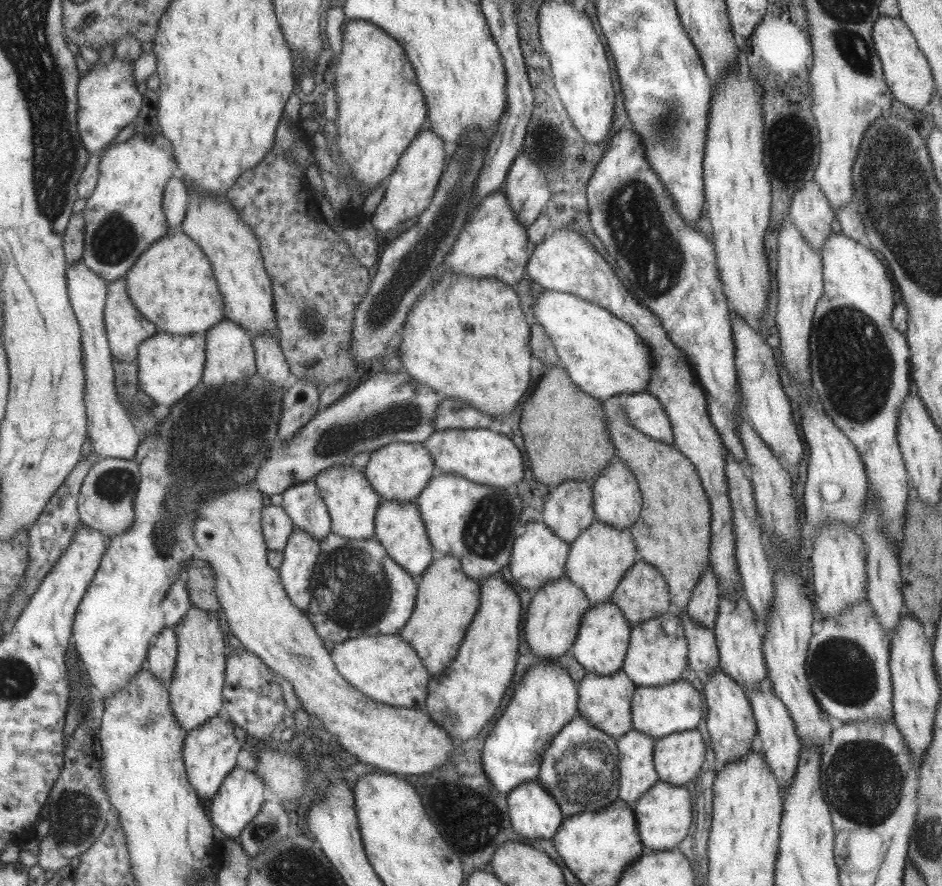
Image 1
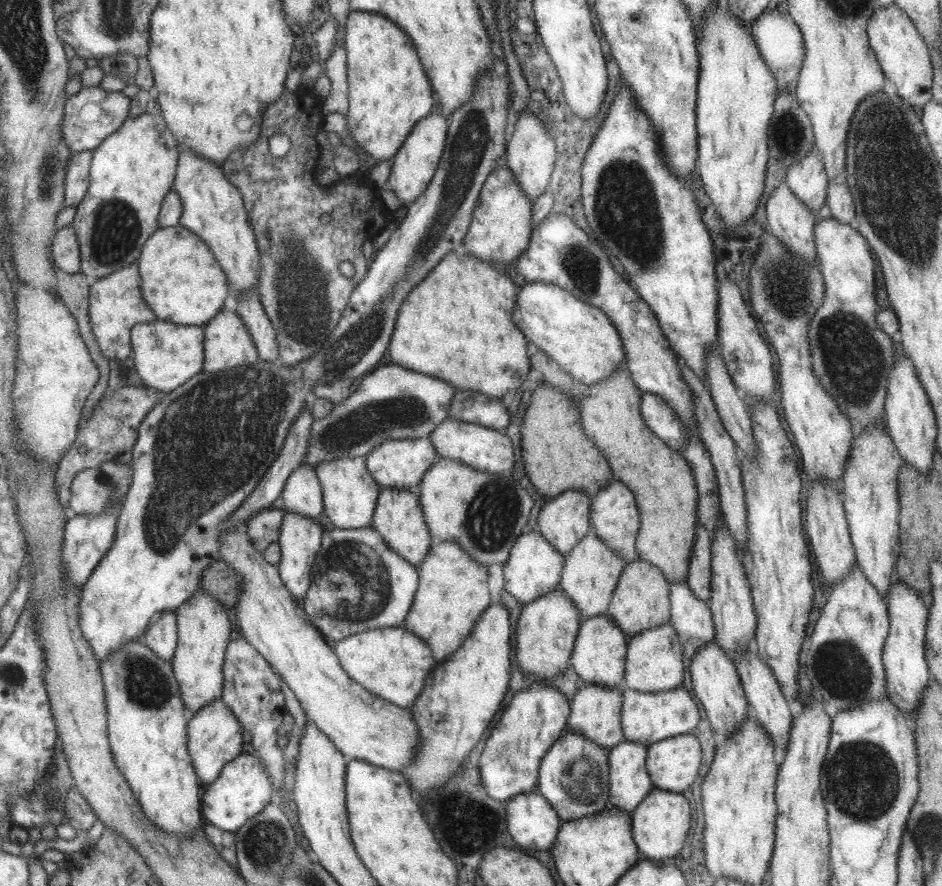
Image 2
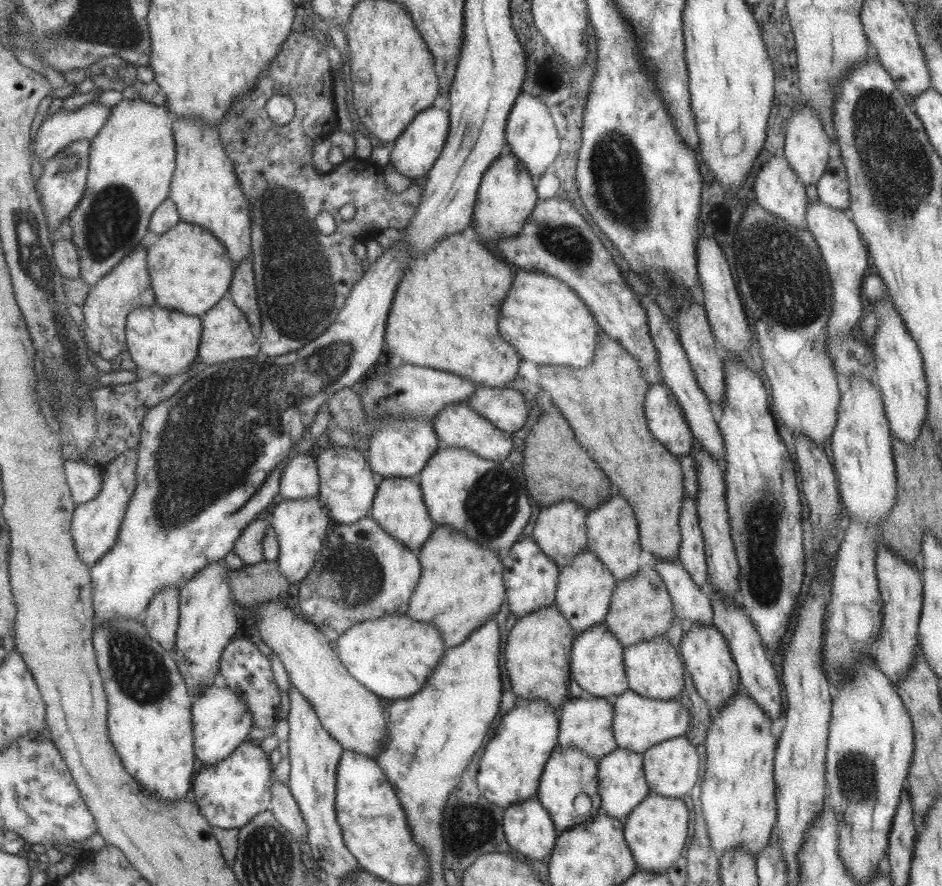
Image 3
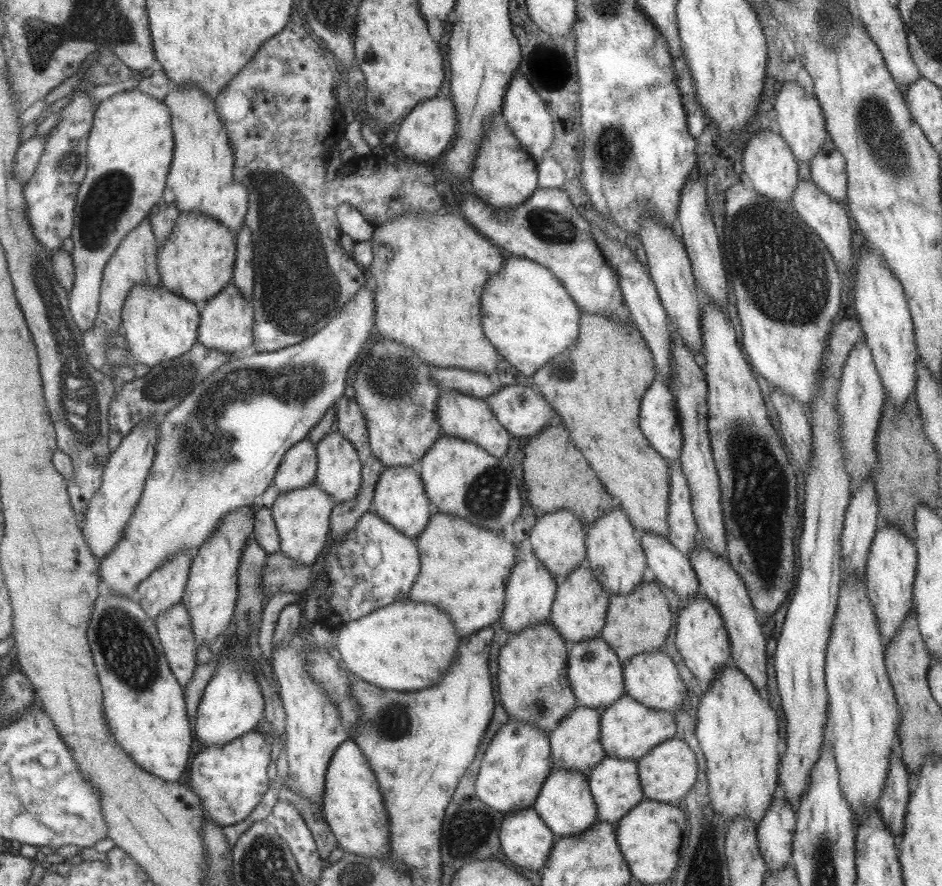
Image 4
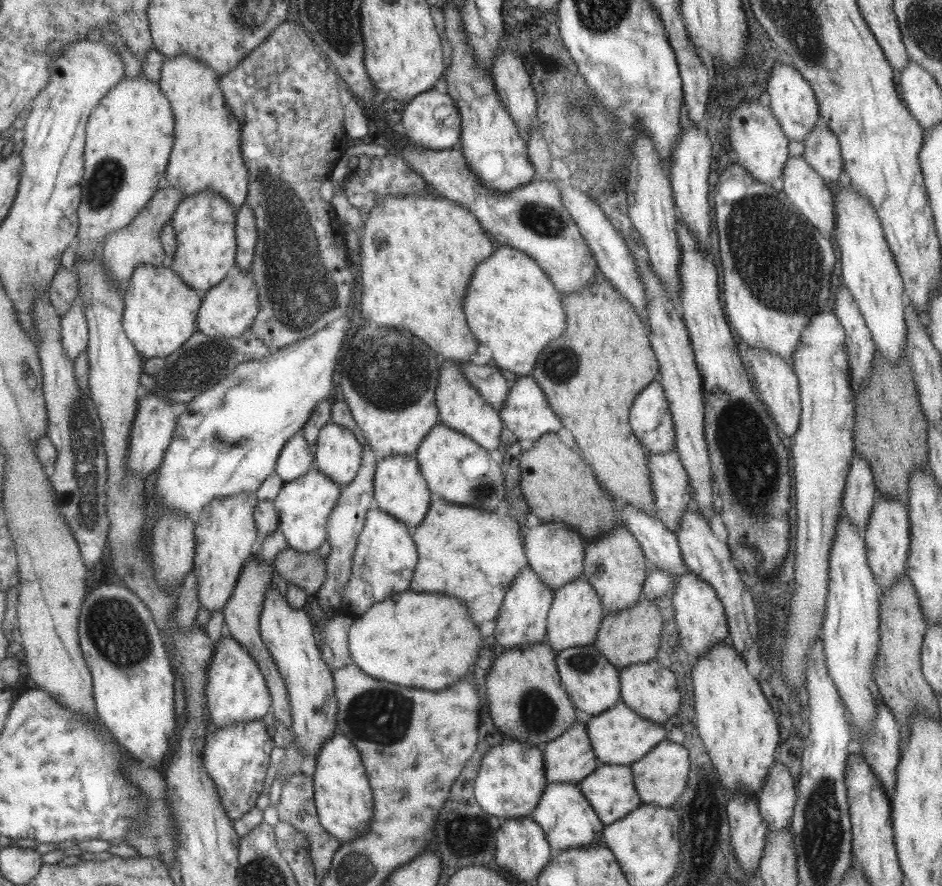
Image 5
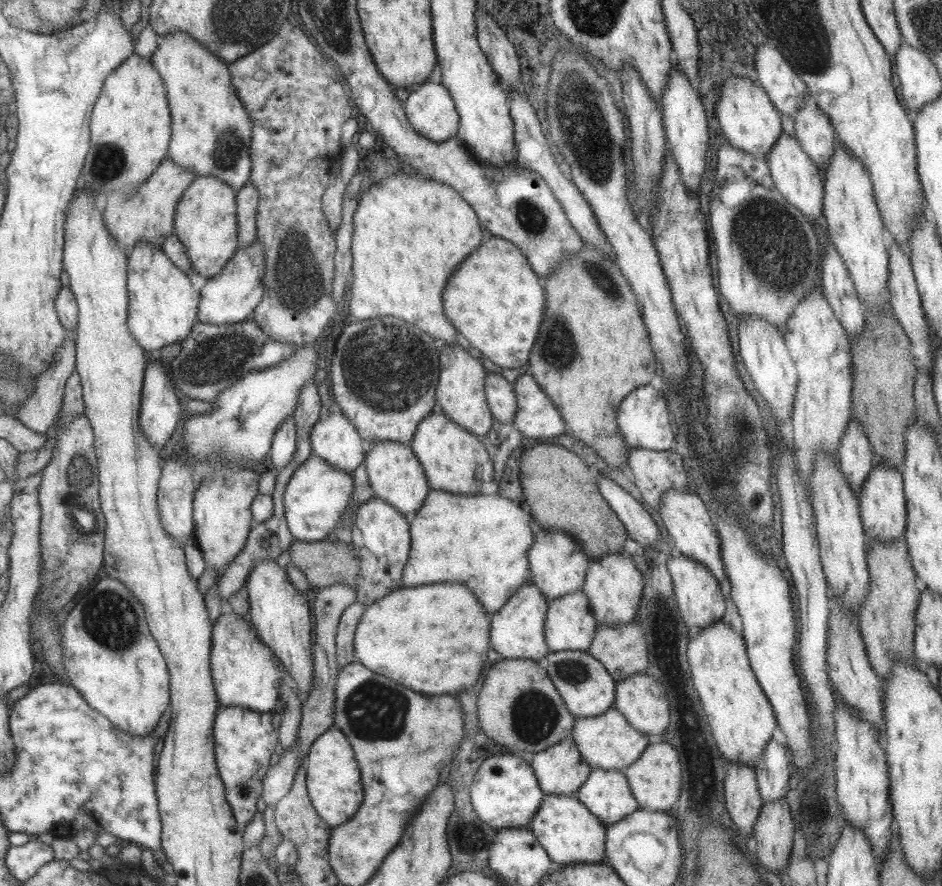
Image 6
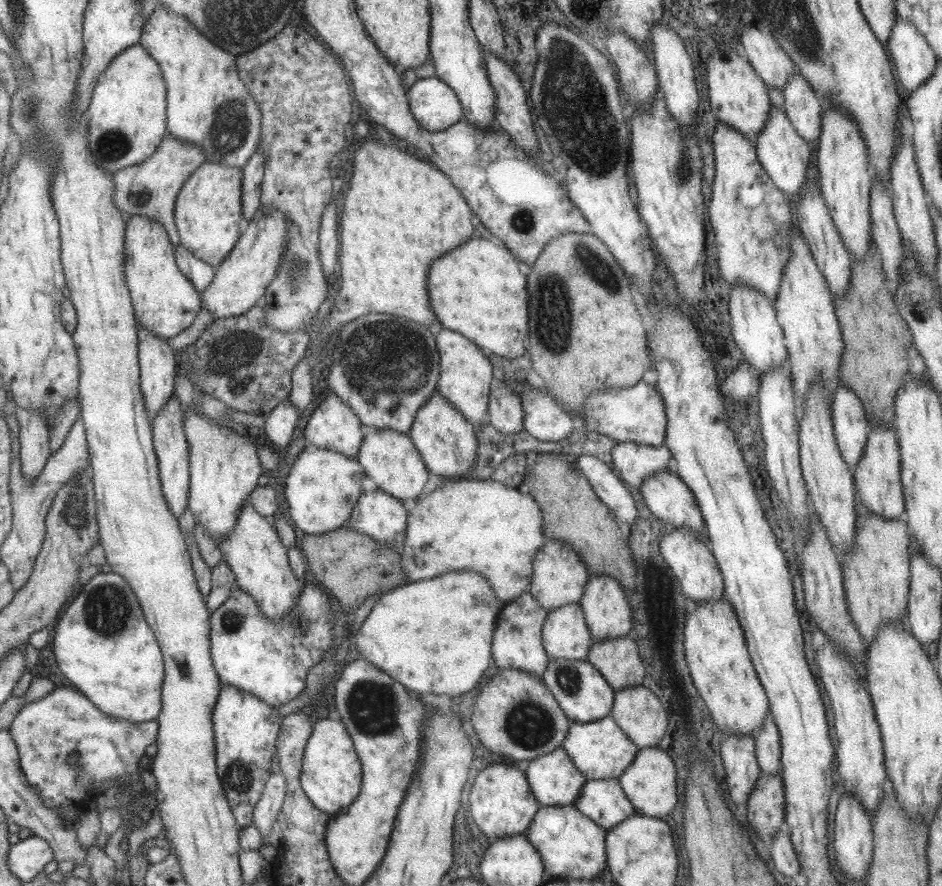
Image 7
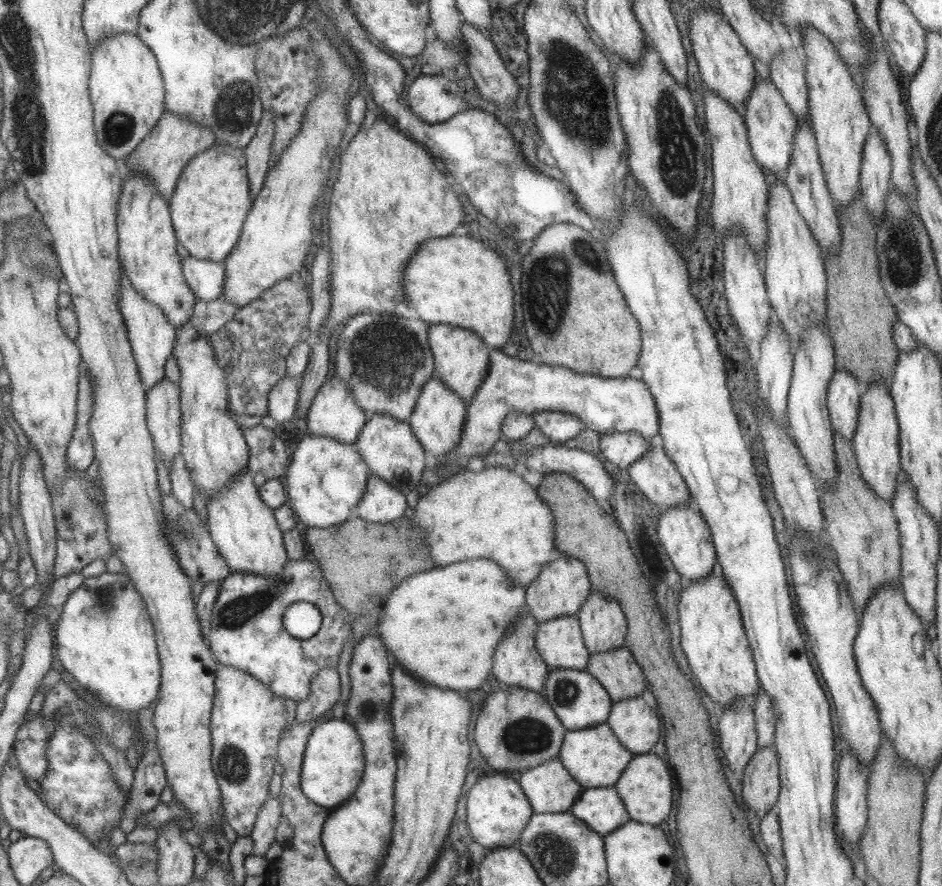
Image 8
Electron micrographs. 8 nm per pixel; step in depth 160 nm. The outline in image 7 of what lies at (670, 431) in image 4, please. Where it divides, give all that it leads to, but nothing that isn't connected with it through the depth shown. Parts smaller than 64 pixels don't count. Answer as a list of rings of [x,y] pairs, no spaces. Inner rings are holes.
[[[637,382],[629,388],[609,388],[585,398],[582,404],[584,428],[588,432],[612,438],[615,442],[631,441],[635,444],[661,446],[666,432],[666,414],[659,392],[645,382]]]

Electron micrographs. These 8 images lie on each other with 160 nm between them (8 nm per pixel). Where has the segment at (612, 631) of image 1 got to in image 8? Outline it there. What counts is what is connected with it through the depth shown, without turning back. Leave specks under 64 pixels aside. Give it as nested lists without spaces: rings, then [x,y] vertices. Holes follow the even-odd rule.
[[[548,669],[543,695],[566,731],[591,728],[606,722],[612,705],[607,691],[586,670]]]

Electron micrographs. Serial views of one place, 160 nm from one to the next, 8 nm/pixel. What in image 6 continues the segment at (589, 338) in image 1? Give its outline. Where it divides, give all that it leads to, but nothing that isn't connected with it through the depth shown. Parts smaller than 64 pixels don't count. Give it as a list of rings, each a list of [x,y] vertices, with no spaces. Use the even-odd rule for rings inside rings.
[[[487,235],[449,275],[441,293],[441,306],[447,320],[481,356],[498,367],[515,369],[527,365],[537,328],[543,316],[544,290],[541,277],[533,272],[521,251],[502,238]]]

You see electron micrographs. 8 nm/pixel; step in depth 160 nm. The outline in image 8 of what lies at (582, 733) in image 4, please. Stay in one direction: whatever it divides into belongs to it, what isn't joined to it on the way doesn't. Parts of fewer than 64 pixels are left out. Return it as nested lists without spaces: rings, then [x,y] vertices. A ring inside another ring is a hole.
[[[558,756],[525,769],[519,774],[518,783],[535,814],[569,811],[583,791],[563,768]]]

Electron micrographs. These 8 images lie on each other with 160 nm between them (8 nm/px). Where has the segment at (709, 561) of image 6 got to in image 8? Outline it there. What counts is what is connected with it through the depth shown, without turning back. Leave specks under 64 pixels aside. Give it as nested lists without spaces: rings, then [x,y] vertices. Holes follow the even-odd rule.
[[[650,444],[648,451],[626,471],[646,500],[662,510],[681,504],[693,505],[683,477],[662,446]]]

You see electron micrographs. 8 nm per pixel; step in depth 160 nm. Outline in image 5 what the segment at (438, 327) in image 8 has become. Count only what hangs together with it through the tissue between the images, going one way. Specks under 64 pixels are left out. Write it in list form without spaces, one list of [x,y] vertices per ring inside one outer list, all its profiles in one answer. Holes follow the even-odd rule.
[[[444,360],[440,368],[438,384],[434,392],[439,422],[461,435],[468,436],[474,443],[487,451],[496,449],[501,435],[500,414],[481,399],[477,390],[473,389],[465,376],[461,376],[461,370],[458,366],[457,362]]]

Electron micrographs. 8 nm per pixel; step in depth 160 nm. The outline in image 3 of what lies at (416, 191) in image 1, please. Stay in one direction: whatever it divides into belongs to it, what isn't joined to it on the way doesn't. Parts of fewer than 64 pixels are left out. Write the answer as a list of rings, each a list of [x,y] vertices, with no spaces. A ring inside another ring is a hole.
[[[431,106],[418,112],[403,132],[391,143],[389,162],[403,176],[407,176],[410,180],[422,181],[443,148],[447,138],[448,124],[448,112],[443,108]]]

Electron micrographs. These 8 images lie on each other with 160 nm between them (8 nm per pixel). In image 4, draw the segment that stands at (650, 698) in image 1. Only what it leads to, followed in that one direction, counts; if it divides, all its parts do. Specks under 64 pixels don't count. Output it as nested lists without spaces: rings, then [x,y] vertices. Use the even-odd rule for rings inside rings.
[[[623,693],[600,713],[599,740],[604,753],[611,758],[636,761],[660,742],[675,736],[673,718],[673,711],[651,710]]]

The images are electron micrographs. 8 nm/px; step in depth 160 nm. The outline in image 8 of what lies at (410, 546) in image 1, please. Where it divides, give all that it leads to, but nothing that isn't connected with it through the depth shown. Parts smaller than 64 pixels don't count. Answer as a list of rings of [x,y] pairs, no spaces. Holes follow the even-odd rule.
[[[368,415],[359,435],[355,439],[354,445],[363,462],[368,466],[369,473],[383,479],[404,495],[419,484],[419,477],[423,472],[423,462],[425,462],[425,451],[408,424],[403,424],[401,420],[395,420],[393,416],[389,415]]]

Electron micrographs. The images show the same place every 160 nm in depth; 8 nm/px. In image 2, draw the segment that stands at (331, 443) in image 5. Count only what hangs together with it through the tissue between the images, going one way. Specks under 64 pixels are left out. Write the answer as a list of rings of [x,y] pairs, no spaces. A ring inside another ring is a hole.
[[[345,457],[320,462],[314,468],[322,488],[323,516],[327,526],[343,530],[358,529],[371,524],[381,486],[369,474],[364,457]]]

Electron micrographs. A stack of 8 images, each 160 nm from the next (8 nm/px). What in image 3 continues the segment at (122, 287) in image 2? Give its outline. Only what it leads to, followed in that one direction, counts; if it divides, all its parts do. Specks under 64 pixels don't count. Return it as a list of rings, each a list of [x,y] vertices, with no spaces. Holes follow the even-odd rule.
[[[139,245],[129,251],[107,274],[104,274],[93,287],[90,287],[83,304],[83,335],[88,349],[94,355],[111,361],[125,348],[124,328],[129,311],[137,307],[148,307],[155,303],[147,270],[147,251]]]

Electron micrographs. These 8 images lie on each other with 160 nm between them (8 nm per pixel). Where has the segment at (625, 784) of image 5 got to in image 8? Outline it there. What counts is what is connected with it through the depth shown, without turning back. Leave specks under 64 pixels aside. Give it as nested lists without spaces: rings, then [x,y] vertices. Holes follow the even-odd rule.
[[[614,786],[585,789],[569,811],[602,838],[630,819]]]

